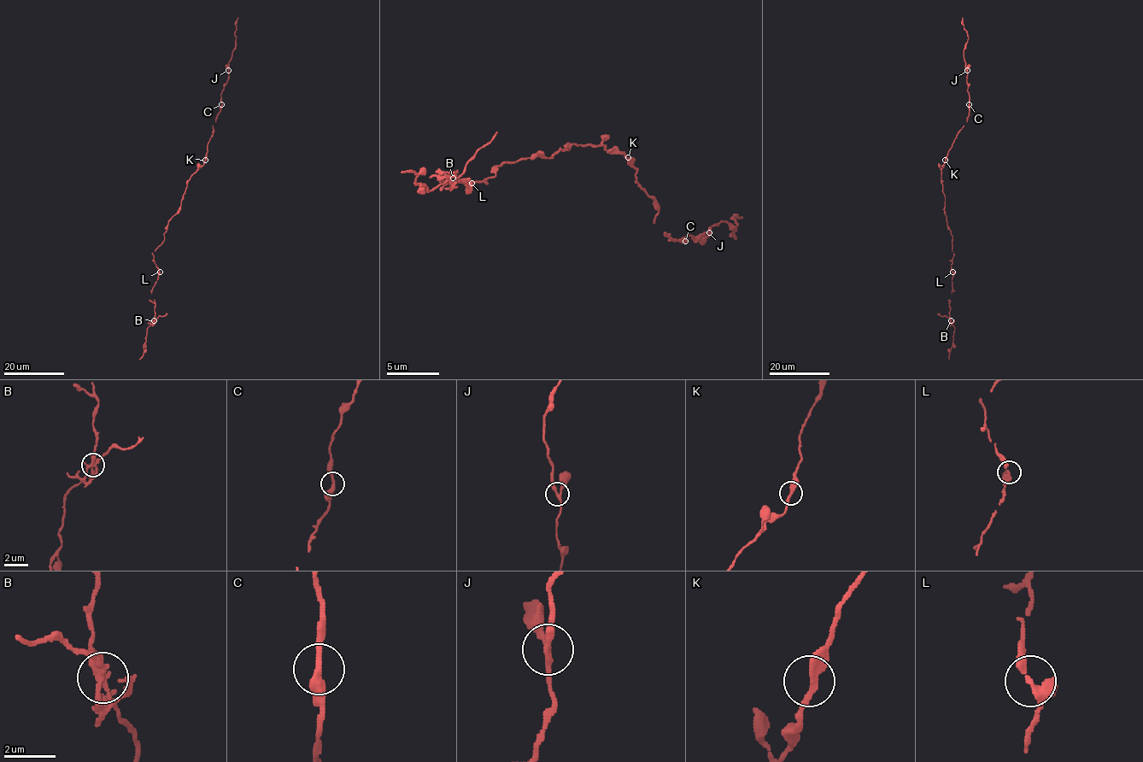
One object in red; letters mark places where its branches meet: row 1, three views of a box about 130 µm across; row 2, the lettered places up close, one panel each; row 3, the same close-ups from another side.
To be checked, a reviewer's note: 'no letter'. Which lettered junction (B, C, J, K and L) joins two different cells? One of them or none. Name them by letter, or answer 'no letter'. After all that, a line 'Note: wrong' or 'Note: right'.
B
Note: wrong

